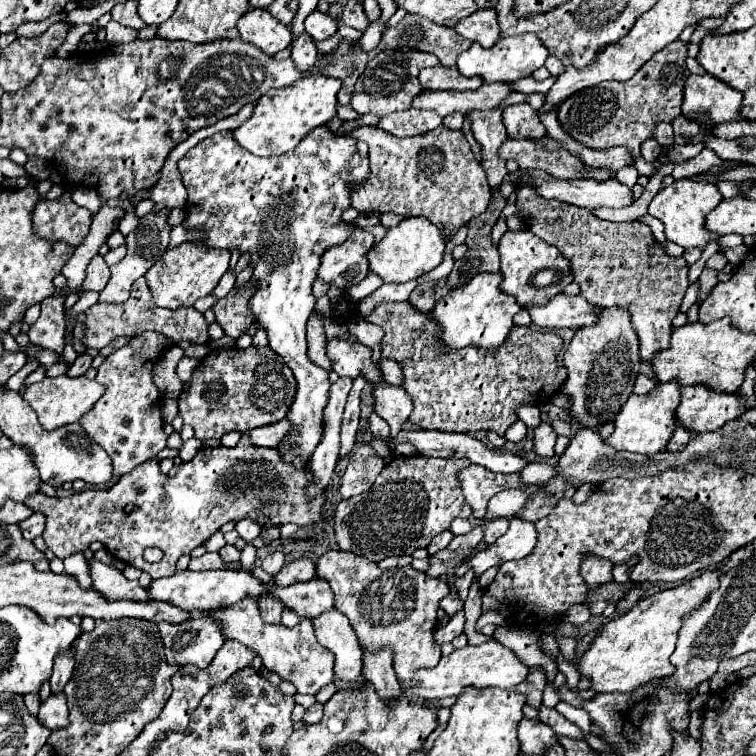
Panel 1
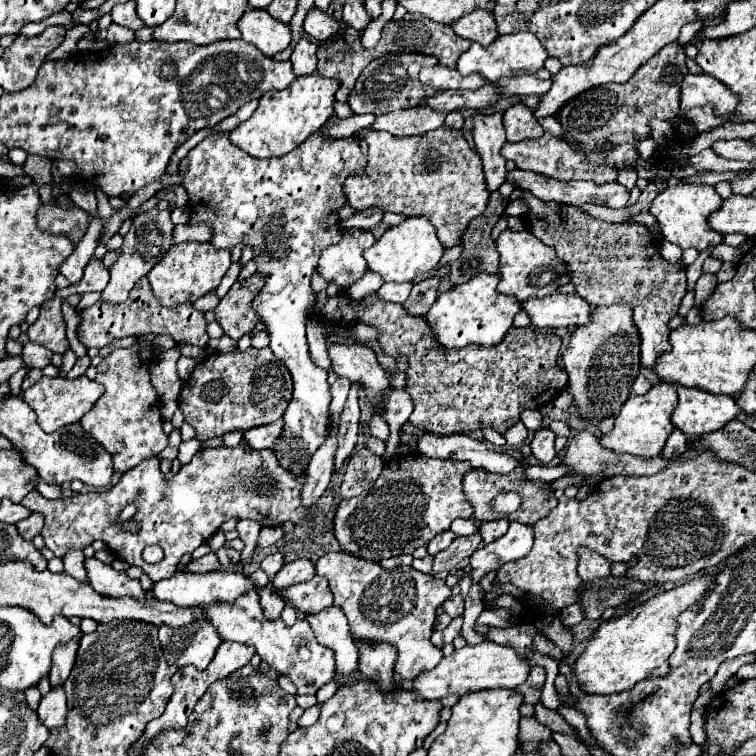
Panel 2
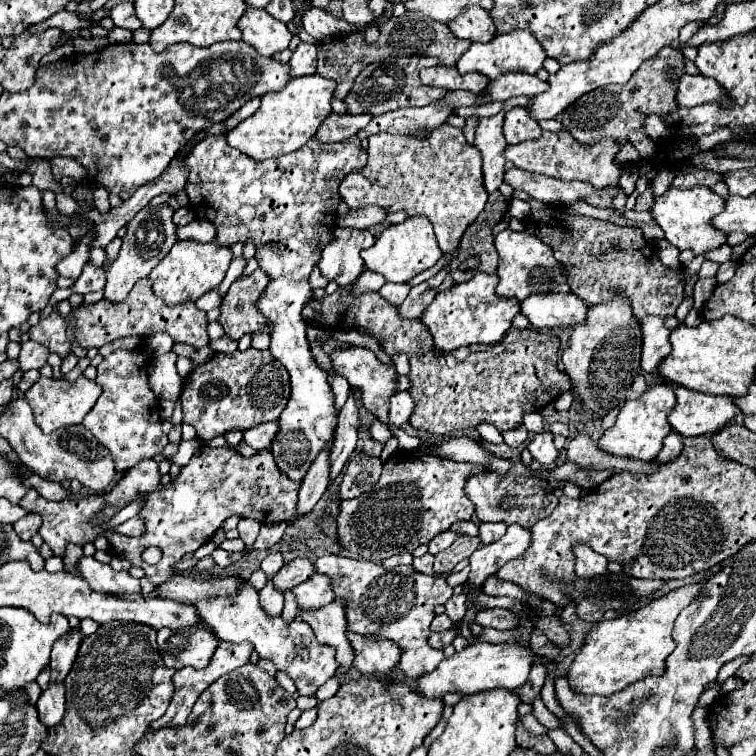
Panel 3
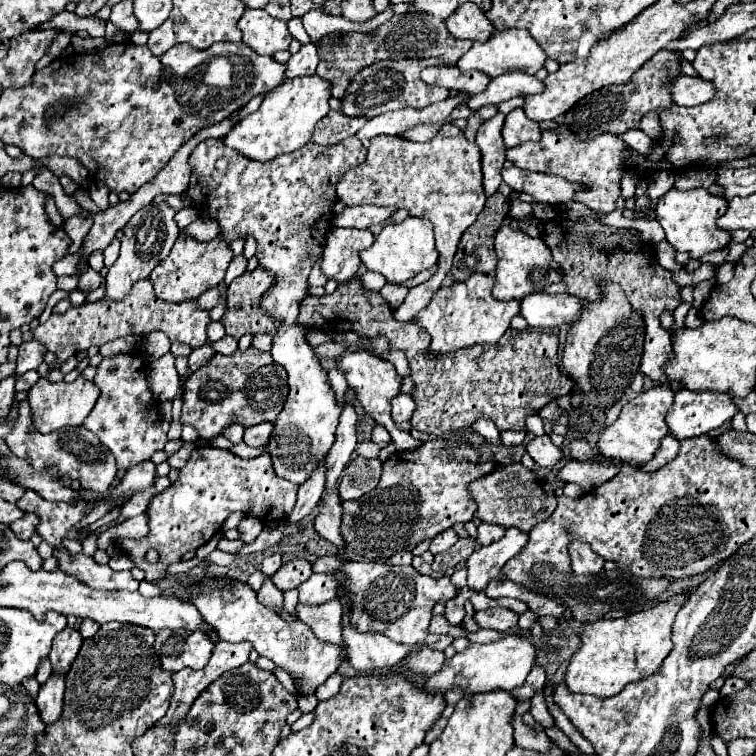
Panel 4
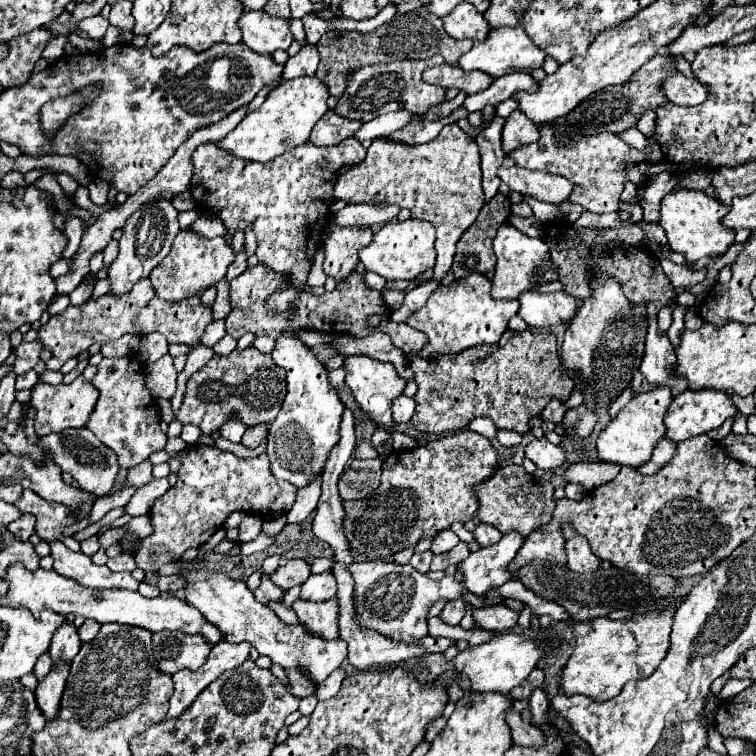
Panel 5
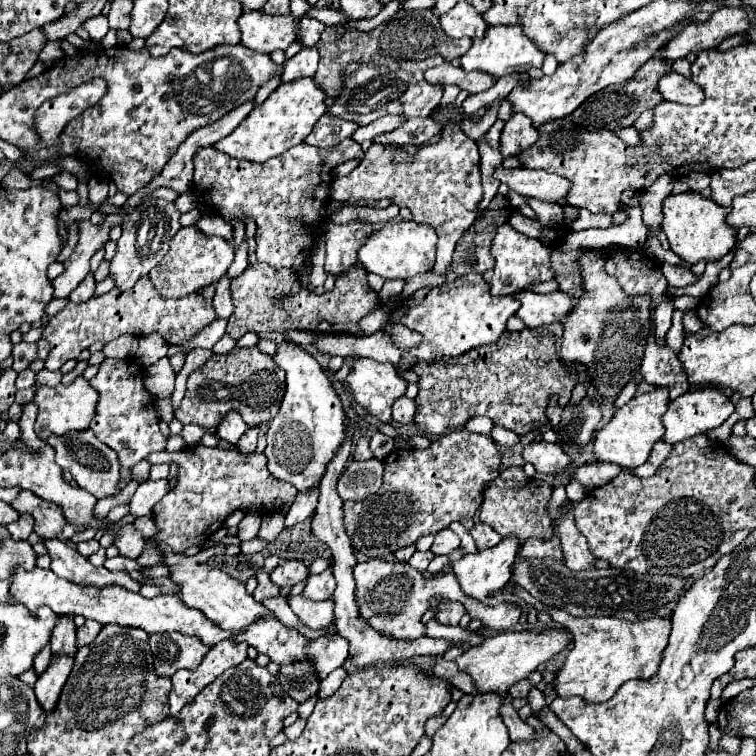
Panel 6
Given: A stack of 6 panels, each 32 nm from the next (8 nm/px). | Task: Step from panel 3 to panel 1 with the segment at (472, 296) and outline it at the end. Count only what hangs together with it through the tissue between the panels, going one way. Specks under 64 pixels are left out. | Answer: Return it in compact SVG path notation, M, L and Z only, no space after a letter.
M478 274L468 284L450 290L434 304L430 316L440 326L440 338L448 348L498 348L506 340L510 328L514 326L512 318L520 310L520 304L498 288L500 280L500 274Z

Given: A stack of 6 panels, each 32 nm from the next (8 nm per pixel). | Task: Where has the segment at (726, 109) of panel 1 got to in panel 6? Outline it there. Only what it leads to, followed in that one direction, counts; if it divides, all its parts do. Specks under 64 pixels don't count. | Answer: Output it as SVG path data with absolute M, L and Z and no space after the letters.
M668 72L658 80L658 92L668 102L678 102L688 106L700 104L704 100L704 92L700 90L700 86L696 86L690 78L684 78L676 72Z

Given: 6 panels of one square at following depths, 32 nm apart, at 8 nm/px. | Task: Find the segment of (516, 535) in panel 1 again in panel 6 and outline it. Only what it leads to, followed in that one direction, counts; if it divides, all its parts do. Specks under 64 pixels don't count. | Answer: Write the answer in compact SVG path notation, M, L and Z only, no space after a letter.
M514 536L500 540L498 546L484 552L468 554L450 566L466 596L488 604L488 594L500 590L512 576L510 568L516 560L520 544Z

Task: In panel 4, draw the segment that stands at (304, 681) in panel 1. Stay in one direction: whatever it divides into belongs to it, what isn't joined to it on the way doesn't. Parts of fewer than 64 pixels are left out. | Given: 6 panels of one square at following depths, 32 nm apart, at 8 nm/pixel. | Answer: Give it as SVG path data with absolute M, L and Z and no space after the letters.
M200 576L198 580L194 580L194 584L200 588L200 592L192 596L190 602L198 608L204 620L216 628L220 640L226 640L226 642L248 640L258 654L268 656L276 666L300 678L306 694L314 694L316 688L324 684L326 678L338 670L342 662L340 646L324 644L316 640L314 632L300 620L284 622L276 612L272 612L270 608L264 608L256 600L256 592L246 582L230 580L224 576L214 576L214 578Z

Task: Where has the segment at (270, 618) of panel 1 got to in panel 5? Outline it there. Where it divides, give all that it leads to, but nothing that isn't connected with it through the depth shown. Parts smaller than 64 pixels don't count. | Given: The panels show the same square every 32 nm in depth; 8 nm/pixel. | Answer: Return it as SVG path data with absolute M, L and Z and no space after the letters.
M262 574L262 582L256 588L256 600L262 604L266 604L270 600L282 600L282 590L276 584L272 584L268 574Z

